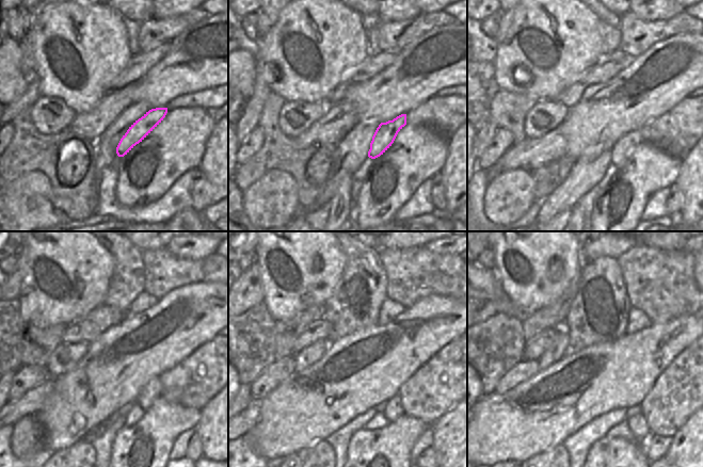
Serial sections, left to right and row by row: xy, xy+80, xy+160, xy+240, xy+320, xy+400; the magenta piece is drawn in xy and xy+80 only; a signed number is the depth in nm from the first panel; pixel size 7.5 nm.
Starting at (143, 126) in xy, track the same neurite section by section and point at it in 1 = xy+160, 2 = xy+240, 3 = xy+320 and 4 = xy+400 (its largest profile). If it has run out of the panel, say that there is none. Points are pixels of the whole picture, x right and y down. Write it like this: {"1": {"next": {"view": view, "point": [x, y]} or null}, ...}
{"1": {"next": {"view": "xy+160", "point": [622, 148]}}, "2": {"next": {"view": "xy+240", "point": [152, 390]}}, "3": {"next": {"view": "xy+320", "point": [393, 411]}}, "4": {"next": {"view": "xy+400", "point": [637, 423]}}}

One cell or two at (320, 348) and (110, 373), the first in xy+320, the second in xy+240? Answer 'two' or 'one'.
two

